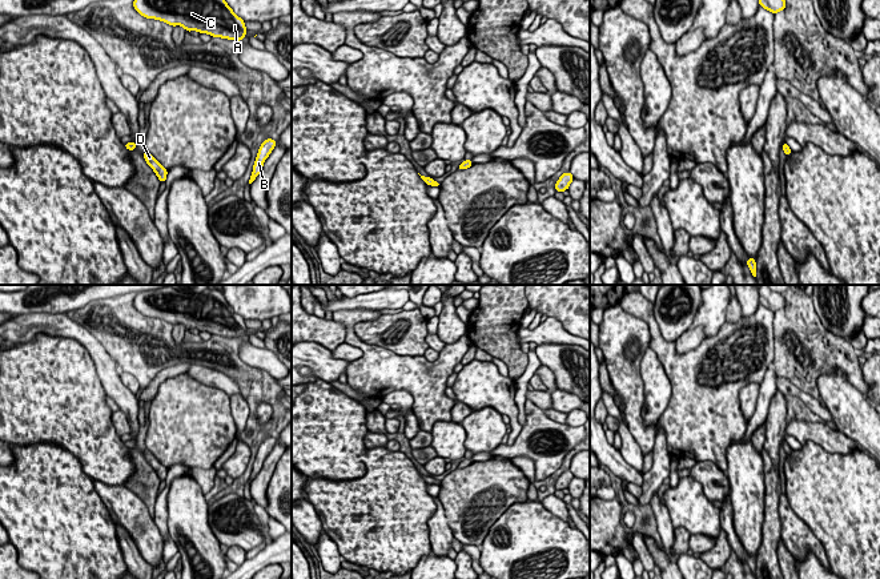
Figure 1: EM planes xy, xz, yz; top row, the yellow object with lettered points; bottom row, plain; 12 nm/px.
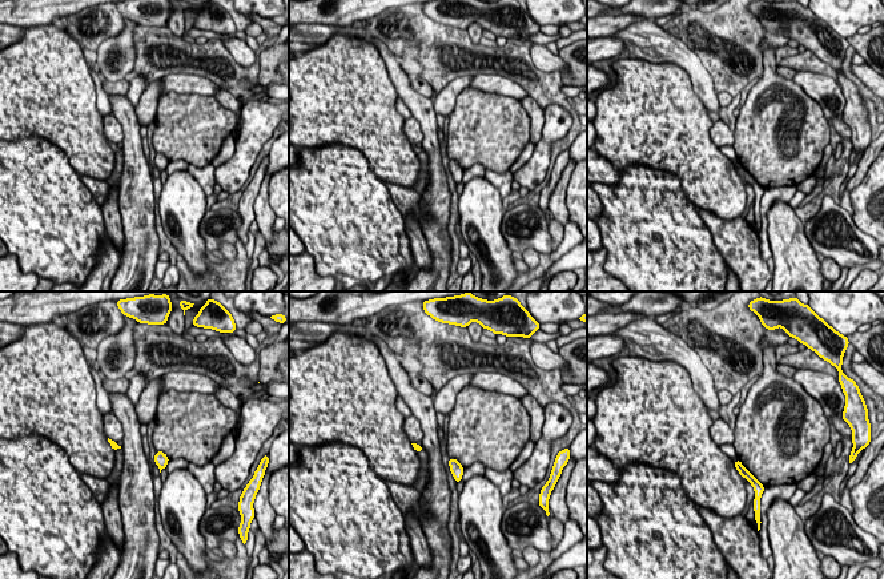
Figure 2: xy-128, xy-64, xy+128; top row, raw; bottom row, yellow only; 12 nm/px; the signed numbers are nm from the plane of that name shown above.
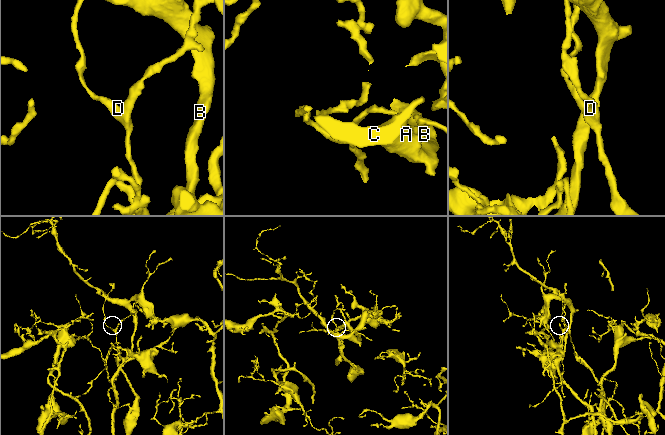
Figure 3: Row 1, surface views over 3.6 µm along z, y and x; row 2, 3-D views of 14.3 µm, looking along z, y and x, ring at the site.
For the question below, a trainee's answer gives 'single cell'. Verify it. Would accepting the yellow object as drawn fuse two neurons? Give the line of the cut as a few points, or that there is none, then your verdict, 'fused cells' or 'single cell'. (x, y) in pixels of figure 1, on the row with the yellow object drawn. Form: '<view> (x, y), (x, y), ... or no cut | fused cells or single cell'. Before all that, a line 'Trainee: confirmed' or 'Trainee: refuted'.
Trainee: refuted
xz (433, 180), (428, 184) | fused cells

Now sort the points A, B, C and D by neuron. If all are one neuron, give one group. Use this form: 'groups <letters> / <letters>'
groups A B C / D

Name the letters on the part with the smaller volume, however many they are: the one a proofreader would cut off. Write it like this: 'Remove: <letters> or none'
Remove: D

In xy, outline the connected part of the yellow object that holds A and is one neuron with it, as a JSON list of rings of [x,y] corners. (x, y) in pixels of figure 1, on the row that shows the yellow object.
[[[134,0],[136,12],[146,19],[161,20],[172,27],[181,25],[186,32],[197,31],[212,37],[241,41],[248,32],[245,21],[233,13],[225,0]]]

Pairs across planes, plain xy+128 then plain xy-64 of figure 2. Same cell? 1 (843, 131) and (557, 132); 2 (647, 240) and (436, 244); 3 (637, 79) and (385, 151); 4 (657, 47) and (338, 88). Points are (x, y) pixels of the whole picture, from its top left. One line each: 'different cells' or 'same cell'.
1: different cells
2: different cells
3: same cell
4: different cells

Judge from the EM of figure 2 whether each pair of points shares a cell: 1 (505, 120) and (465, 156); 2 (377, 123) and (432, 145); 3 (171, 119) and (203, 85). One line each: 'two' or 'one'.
1: one
2: two
3: two

